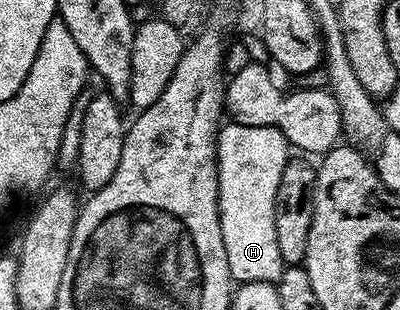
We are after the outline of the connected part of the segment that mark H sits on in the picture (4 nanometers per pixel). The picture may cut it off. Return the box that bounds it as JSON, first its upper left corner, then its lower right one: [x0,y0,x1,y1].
[218,121,292,284]

